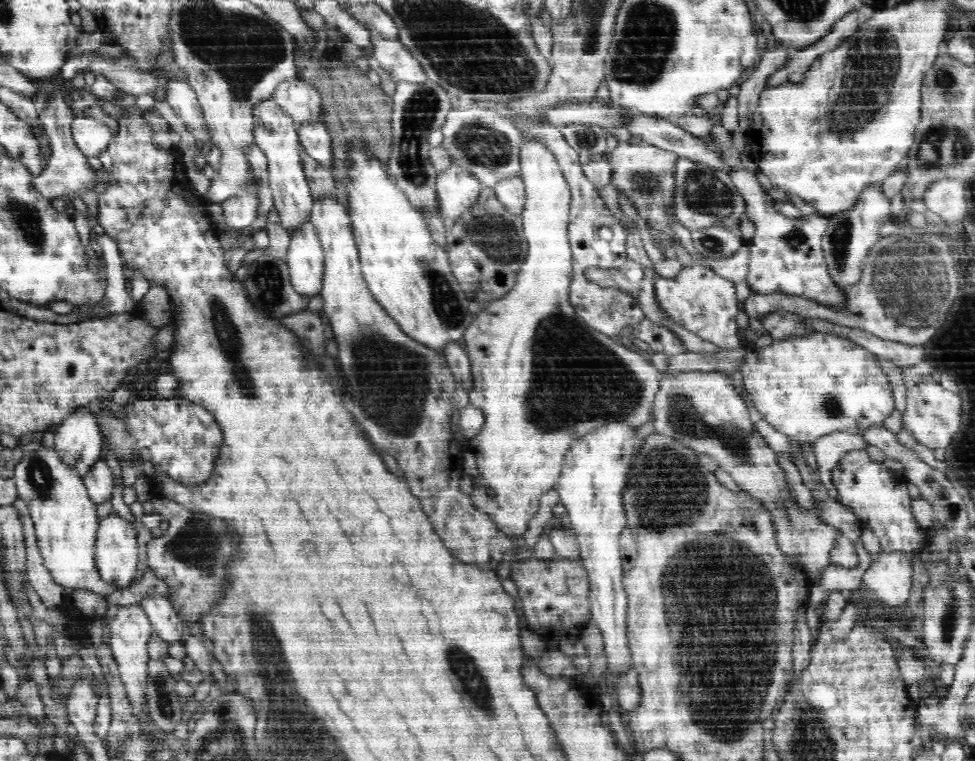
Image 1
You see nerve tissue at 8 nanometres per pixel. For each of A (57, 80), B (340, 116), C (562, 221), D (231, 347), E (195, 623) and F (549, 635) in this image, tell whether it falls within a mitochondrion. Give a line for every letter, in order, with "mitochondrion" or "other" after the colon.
A: other
B: other
C: other
D: mitochondrion
E: other
F: other

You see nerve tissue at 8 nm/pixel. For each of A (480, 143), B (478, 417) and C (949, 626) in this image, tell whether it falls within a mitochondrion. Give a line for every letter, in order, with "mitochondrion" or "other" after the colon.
A: mitochondrion
B: other
C: mitochondrion

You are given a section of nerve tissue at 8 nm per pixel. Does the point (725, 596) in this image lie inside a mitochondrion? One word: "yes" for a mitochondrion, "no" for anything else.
yes

